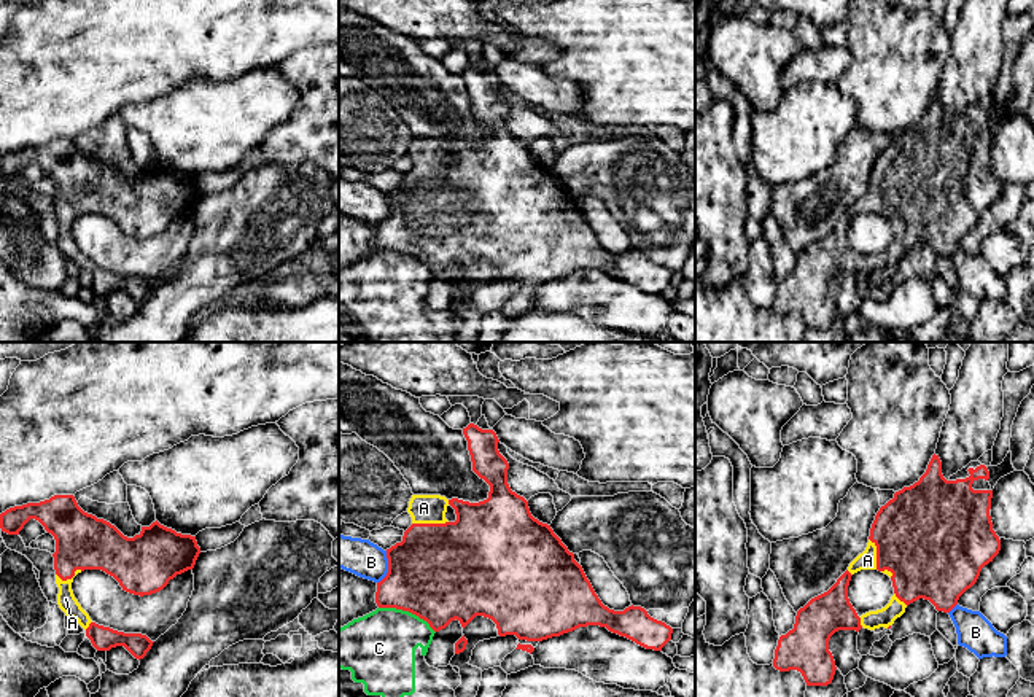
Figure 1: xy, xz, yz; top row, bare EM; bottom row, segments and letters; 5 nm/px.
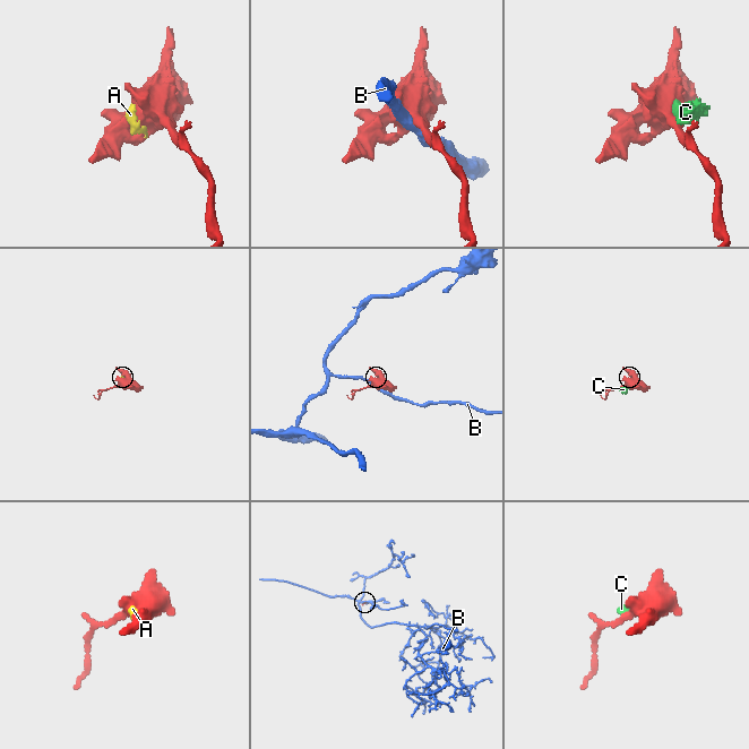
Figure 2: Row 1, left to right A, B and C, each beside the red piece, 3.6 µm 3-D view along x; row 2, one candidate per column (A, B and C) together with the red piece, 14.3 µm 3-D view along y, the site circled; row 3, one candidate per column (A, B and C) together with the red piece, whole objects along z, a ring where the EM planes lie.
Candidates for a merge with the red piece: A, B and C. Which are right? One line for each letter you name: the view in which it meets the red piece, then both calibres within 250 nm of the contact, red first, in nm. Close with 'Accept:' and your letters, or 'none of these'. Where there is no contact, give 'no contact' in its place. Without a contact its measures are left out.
A: xz | 500/140 nm
Accept: A

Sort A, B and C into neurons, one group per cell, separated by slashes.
A / B / C

